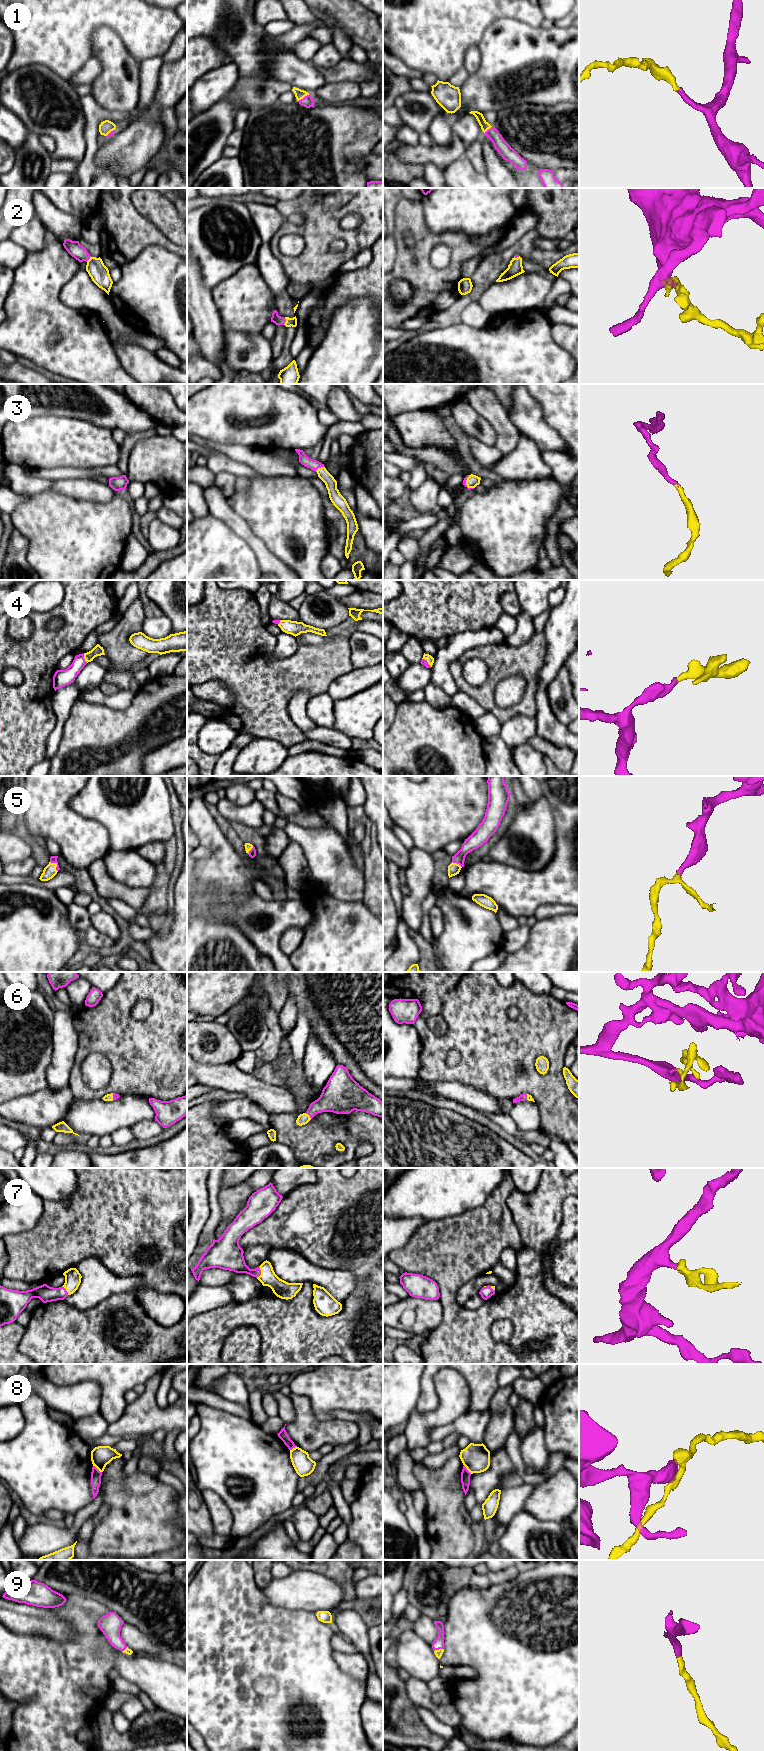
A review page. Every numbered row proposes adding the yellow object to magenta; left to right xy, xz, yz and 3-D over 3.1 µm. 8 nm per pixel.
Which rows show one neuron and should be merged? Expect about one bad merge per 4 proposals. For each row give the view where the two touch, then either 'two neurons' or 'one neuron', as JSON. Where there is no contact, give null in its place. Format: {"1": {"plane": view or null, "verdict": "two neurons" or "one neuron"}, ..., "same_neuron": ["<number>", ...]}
{"1": {"plane": "xz", "verdict": "one neuron"}, "2": {"plane": "xz", "verdict": "one neuron"}, "3": {"plane": "xz", "verdict": "one neuron"}, "4": {"plane": "xy", "verdict": "one neuron"}, "5": {"plane": "xy", "verdict": "one neuron"}, "6": {"plane": "xz", "verdict": "one neuron"}, "7": {"plane": "xz", "verdict": "one neuron"}, "8": {"plane": "xy", "verdict": "two neurons"}, "9": {"plane": "yz", "verdict": "one neuron"}, "same_neuron": ["1", "2", "3", "4", "5", "6", "7", "9"]}

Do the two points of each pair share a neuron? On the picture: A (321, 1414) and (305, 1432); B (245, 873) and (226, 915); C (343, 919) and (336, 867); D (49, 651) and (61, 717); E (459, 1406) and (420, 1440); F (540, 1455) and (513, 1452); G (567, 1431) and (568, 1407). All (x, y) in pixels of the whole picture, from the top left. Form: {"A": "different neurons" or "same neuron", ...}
{"A": "different neurons", "B": "different neurons", "C": "different neurons", "D": "different neurons", "E": "same neuron", "F": "different neurons", "G": "same neuron"}

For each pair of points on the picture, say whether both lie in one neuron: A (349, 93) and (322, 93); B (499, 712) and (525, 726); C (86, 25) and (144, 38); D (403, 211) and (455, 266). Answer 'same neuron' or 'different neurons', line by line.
A: same neuron
B: different neurons
C: same neuron
D: same neuron

